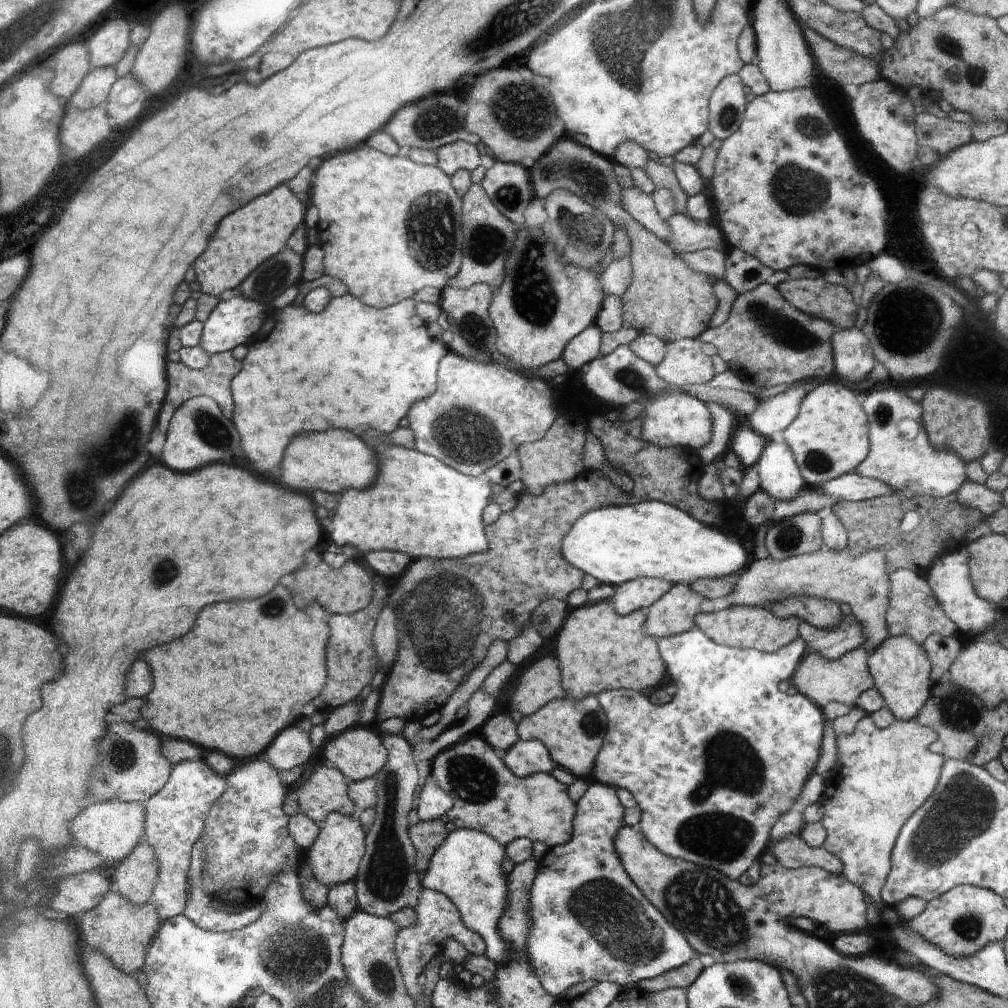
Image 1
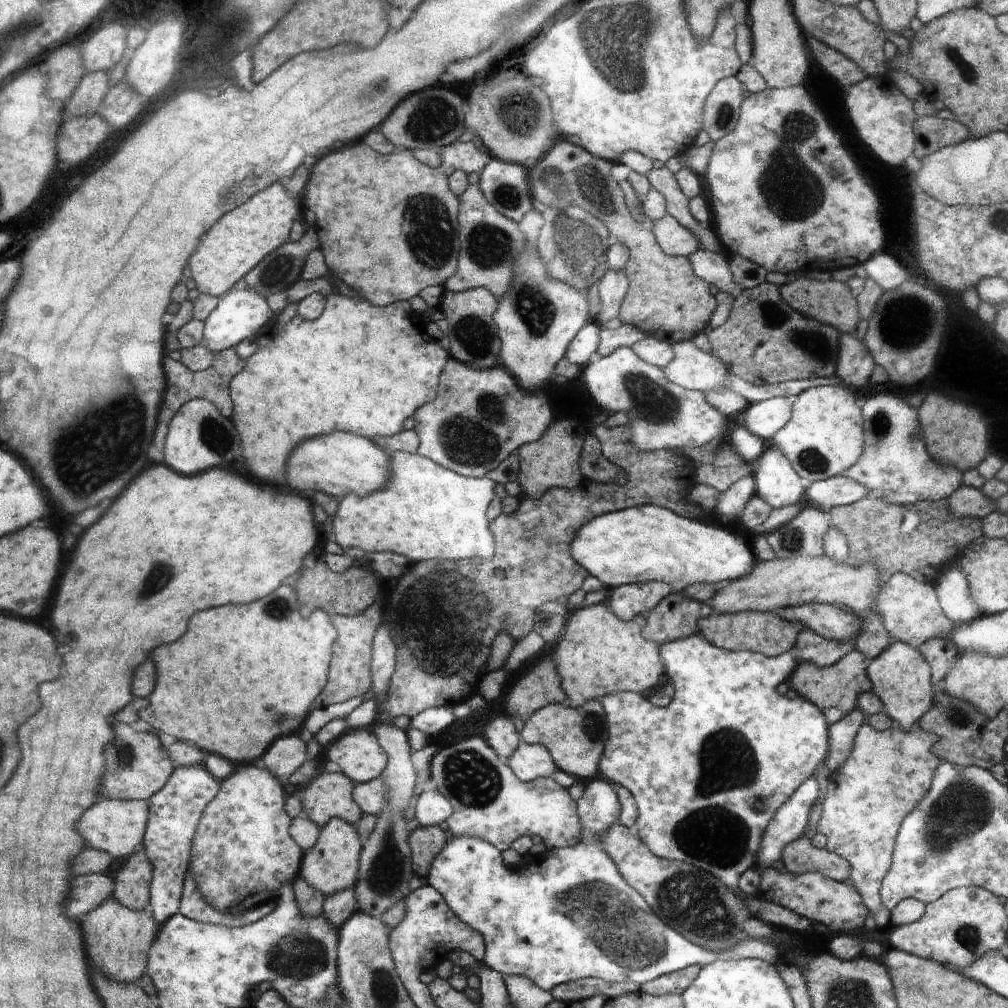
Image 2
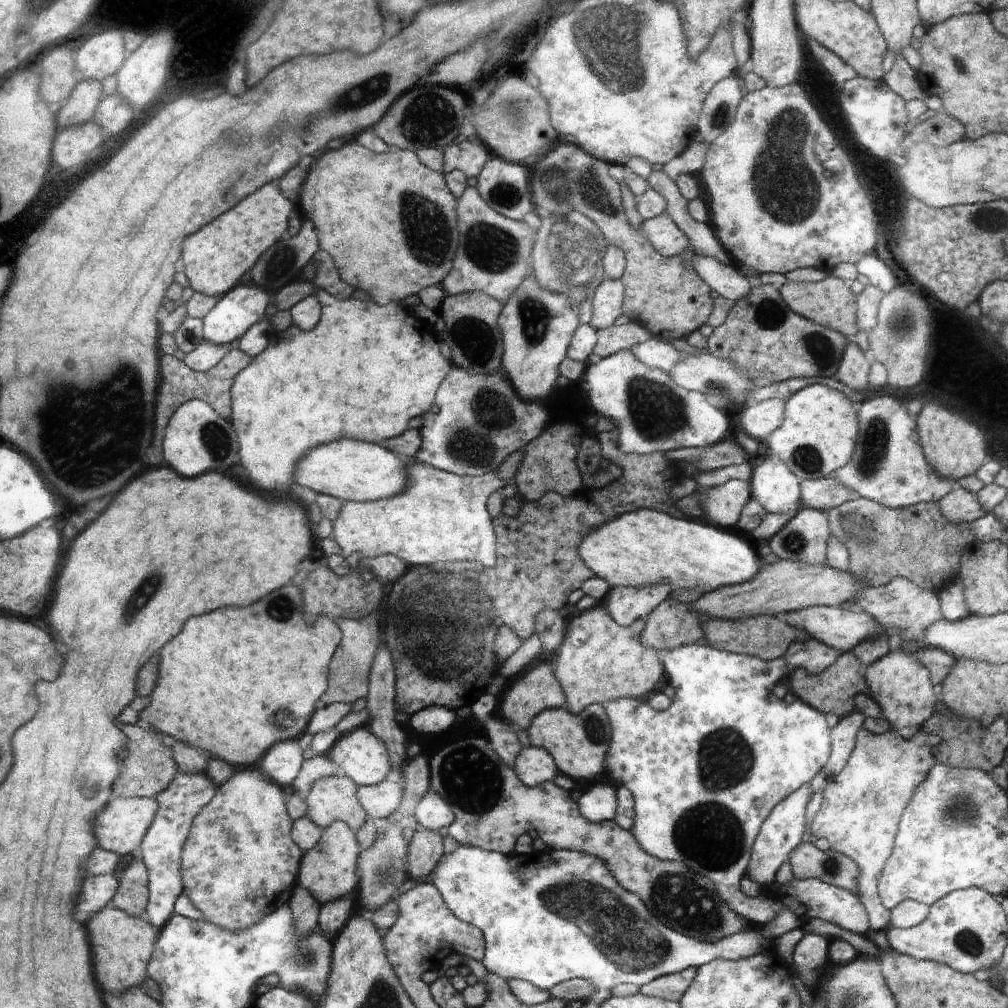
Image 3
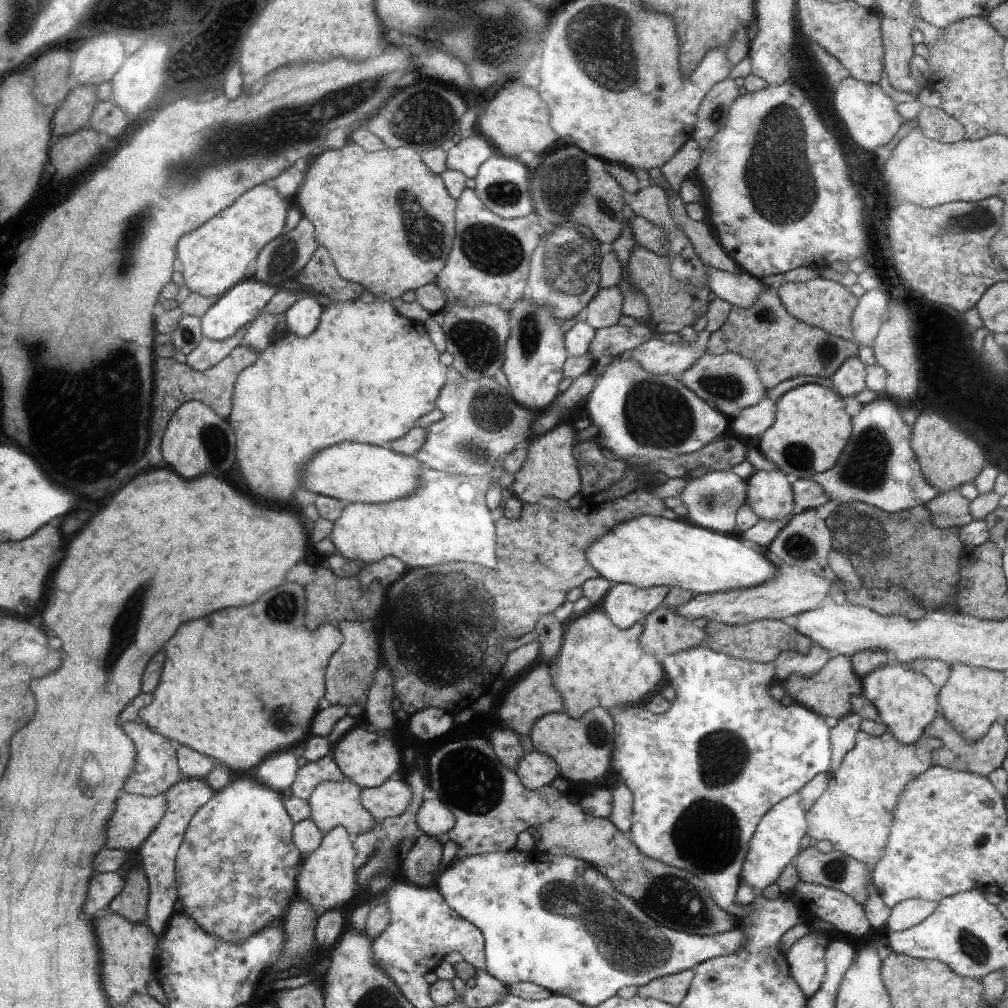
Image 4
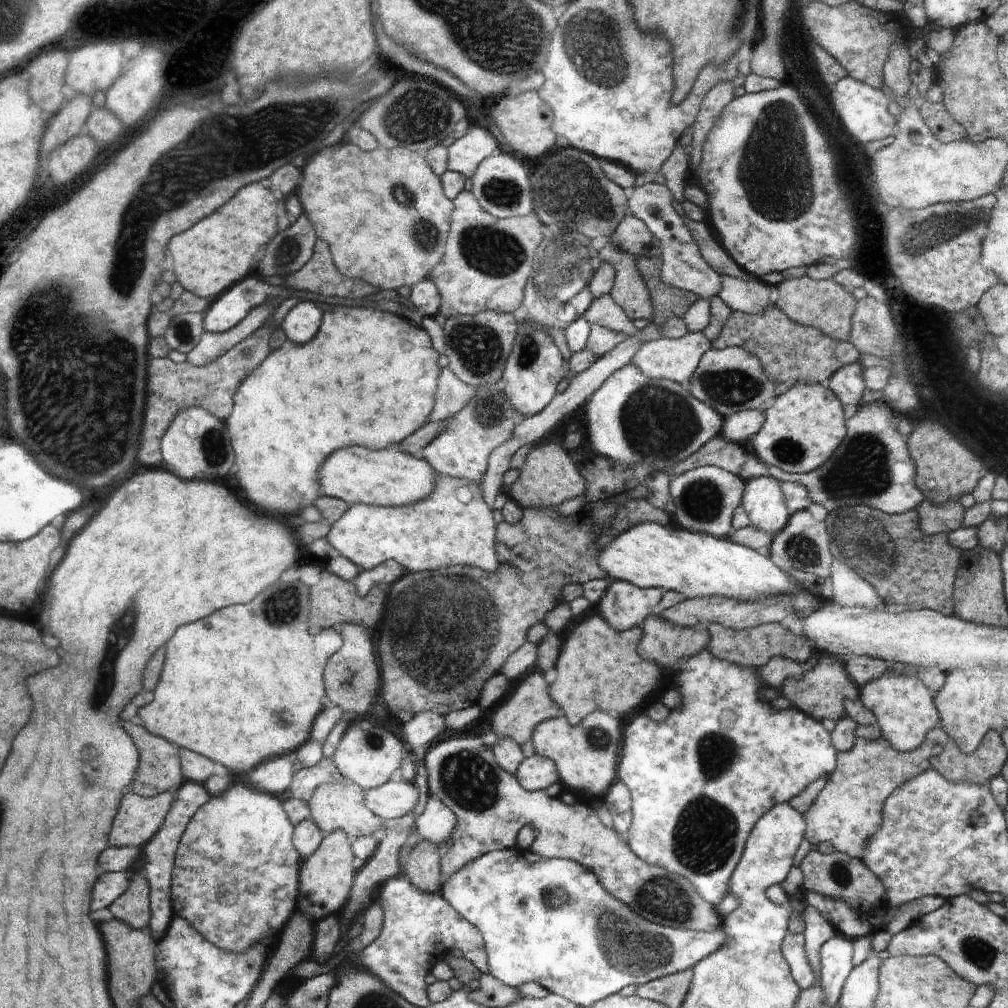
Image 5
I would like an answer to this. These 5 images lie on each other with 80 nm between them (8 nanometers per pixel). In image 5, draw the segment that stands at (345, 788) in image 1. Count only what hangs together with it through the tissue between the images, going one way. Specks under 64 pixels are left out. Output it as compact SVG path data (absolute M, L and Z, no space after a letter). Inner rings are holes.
M350 780L342 783L323 784L308 802L311 818L319 825L325 835L334 831L344 831L353 839L368 835L374 836L383 824L382 820L365 804L365 796L366 790Z

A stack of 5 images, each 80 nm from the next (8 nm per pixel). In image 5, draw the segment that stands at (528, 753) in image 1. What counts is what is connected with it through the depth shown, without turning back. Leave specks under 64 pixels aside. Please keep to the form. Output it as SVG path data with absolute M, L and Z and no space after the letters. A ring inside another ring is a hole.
M536 752L520 763L514 775L528 791L544 791L552 783L561 781L555 761Z

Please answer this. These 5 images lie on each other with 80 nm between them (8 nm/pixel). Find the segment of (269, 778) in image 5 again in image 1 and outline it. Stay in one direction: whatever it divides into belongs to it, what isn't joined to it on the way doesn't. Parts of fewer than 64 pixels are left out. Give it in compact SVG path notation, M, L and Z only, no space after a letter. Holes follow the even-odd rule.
M292 726L288 728L288 732L280 732L280 740L276 740L272 748L268 748L264 758L283 772L303 766L314 752L308 732Z

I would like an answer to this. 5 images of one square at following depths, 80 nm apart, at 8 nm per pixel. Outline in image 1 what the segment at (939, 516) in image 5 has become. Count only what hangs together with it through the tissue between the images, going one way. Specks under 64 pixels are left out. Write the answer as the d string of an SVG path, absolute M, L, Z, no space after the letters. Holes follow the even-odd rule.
M970 479L956 494L962 504L978 509L986 517L991 517L1003 505L1003 496L999 492Z

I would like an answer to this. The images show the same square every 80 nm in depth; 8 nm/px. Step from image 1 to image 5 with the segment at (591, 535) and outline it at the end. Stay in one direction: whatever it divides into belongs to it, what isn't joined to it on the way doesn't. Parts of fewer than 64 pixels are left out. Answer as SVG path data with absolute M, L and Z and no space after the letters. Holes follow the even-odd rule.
M654 522L638 524L636 528L628 528L618 536L610 546L599 552L599 564L608 572L608 577L614 581L626 581L643 589L664 589L681 592L685 598L694 597L728 597L751 601L752 599L776 599L780 596L790 595L793 600L795 615L804 616L804 610L814 604L812 596L796 588L794 580L790 580L779 566L776 566L766 554L758 554L752 548L731 541L728 538L704 536L697 532L688 532L677 526L660 526Z

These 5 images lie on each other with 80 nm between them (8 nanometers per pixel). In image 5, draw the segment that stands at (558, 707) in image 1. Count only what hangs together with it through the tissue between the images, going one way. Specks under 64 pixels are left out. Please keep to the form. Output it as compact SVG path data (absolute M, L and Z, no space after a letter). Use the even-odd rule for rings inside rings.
M592 712L584 724L576 726L570 726L564 716L545 720L536 726L531 738L536 754L555 761L566 791L585 790L600 796L616 778L616 756L622 750L622 732L616 718L606 712Z

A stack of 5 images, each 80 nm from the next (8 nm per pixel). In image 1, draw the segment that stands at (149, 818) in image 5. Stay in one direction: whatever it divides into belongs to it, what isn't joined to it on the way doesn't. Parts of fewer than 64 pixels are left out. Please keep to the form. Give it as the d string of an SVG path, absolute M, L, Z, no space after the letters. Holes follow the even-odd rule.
M114 799L88 806L72 824L72 832L76 832L78 844L86 846L101 854L108 862L122 862L134 852L142 842L145 832L146 810L140 803L122 802Z

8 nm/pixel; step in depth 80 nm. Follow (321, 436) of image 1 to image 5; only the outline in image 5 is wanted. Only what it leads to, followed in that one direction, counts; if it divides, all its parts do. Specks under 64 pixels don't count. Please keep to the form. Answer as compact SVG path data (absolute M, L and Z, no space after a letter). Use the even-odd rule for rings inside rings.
M362 446L336 450L336 456L328 456L320 480L324 480L324 494L336 496L348 504L364 502L376 506L404 506L426 498L434 488L434 470L426 460L418 460L398 450L368 450Z

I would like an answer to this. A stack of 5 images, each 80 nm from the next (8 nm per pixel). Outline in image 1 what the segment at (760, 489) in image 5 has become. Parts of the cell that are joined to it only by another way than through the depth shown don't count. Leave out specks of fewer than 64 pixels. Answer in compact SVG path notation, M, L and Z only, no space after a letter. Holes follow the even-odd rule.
M770 442L756 462L760 488L774 500L792 500L802 494L804 480L786 442Z

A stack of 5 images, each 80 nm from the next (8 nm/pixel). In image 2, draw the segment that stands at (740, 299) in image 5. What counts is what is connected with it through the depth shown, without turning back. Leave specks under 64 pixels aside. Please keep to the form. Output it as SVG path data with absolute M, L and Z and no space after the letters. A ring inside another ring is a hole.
M699 248L687 259L690 261L694 274L703 278L713 289L724 289L734 294L740 292L727 268L726 253Z

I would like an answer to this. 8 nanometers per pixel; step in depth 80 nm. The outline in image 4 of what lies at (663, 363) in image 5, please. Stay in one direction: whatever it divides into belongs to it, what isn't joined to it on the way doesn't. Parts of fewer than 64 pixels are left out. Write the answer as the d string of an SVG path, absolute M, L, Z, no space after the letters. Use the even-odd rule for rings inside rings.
M704 329L690 344L669 343L654 337L637 346L629 355L653 375L672 375L679 378L704 354L710 336Z

